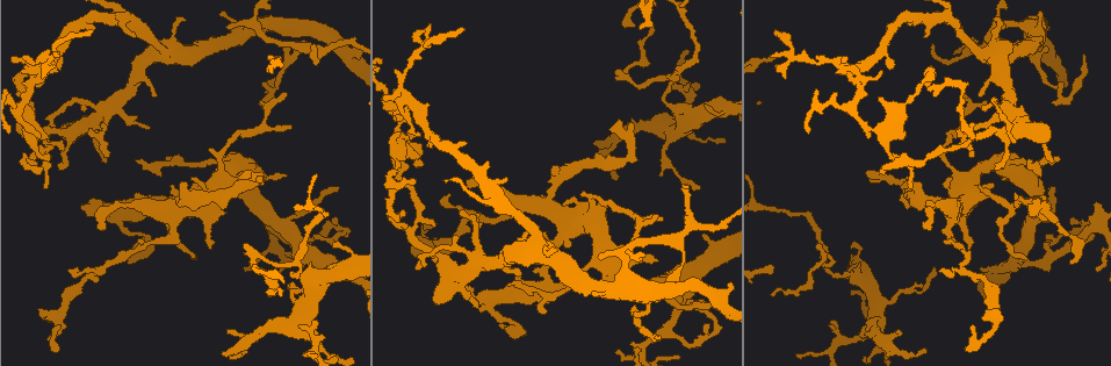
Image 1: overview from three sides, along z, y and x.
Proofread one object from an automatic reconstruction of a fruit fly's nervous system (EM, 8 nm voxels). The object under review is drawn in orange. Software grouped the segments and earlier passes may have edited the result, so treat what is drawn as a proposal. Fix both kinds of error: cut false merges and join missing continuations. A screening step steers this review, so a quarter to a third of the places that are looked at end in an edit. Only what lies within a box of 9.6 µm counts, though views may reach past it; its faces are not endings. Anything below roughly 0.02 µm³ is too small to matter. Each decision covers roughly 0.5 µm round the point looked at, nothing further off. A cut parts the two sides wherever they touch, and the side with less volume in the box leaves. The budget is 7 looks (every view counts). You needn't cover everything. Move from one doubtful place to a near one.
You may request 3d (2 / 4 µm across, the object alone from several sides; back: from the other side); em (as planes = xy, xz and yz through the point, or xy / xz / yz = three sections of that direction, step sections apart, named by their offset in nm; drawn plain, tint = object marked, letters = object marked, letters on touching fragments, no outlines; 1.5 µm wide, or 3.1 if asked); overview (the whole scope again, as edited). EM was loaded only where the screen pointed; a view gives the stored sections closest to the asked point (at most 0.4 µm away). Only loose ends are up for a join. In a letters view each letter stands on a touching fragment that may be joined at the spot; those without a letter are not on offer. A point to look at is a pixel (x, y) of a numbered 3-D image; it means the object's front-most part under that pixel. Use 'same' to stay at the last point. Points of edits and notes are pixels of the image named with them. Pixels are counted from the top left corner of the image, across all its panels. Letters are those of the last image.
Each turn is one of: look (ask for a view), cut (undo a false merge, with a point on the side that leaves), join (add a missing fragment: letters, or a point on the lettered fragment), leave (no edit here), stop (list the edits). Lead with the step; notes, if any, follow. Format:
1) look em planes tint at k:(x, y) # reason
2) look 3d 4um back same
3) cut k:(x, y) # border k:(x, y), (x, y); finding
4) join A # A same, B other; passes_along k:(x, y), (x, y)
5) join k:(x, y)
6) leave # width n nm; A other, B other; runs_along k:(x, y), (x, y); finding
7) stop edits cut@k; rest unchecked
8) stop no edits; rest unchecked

look 3d 2um at 1:(431, 228) # tapers out

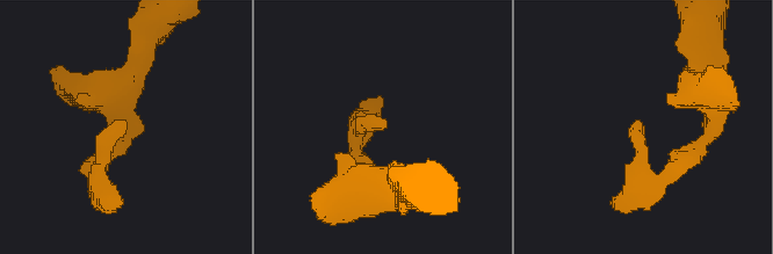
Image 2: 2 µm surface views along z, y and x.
look em yz step 4 letters at 2:(383, 126) # shape alone is not enough

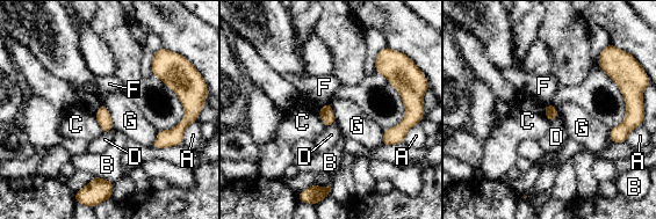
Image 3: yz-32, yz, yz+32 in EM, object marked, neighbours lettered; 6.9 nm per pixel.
look em planes letters same

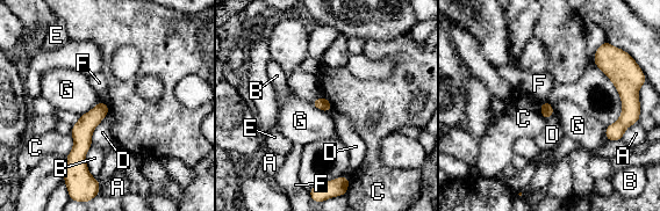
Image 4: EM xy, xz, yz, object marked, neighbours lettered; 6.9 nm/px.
leave # A other, B other, C other, D other, E other, F other, G other; border 4:(100, 101), (79, 116); none of them fits

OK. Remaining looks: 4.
look 3d 4um back at 1:(38, 73) # branch point

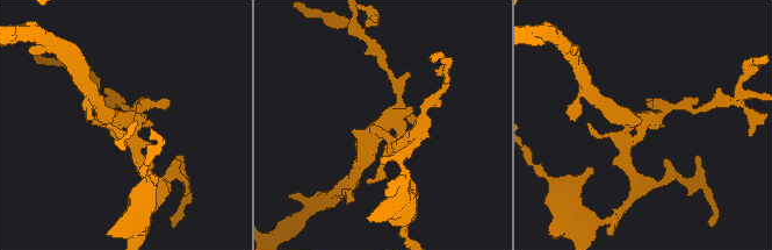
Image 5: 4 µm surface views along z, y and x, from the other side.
look em xy step 8 tint at 5:(118, 126) # need the tissue

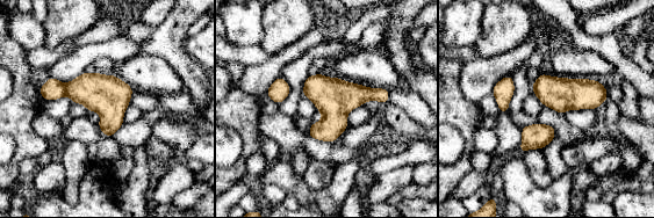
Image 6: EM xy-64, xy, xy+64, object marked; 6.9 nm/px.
look em planes letters same # cut it another way

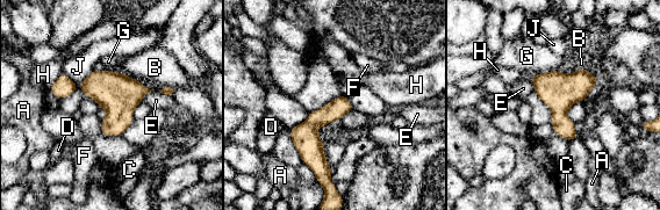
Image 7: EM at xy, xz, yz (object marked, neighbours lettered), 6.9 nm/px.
leave # A other, B other, C other, D other, E other, F other, G other, H other, J other; runs_along 7:(344, 99), (313, 128), (324, 168); continuous, no second neuron

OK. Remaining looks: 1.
stop no edits; rest unchecked

